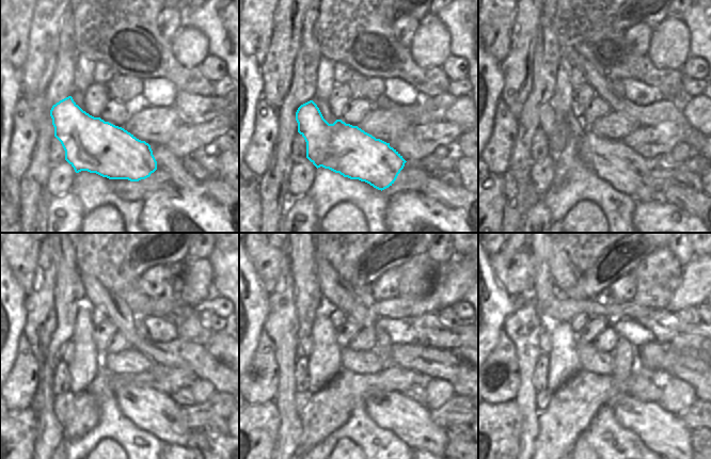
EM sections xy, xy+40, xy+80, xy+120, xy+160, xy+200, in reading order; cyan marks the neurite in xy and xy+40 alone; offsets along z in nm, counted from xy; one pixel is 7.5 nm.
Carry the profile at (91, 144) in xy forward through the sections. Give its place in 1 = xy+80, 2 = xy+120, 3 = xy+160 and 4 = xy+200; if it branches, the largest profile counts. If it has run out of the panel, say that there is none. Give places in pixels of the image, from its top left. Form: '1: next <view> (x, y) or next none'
1: next xy+80 (622, 168)
2: next xy+120 (153, 411)
3: next xy+160 (410, 421)
4: next xy+200 (665, 433)

